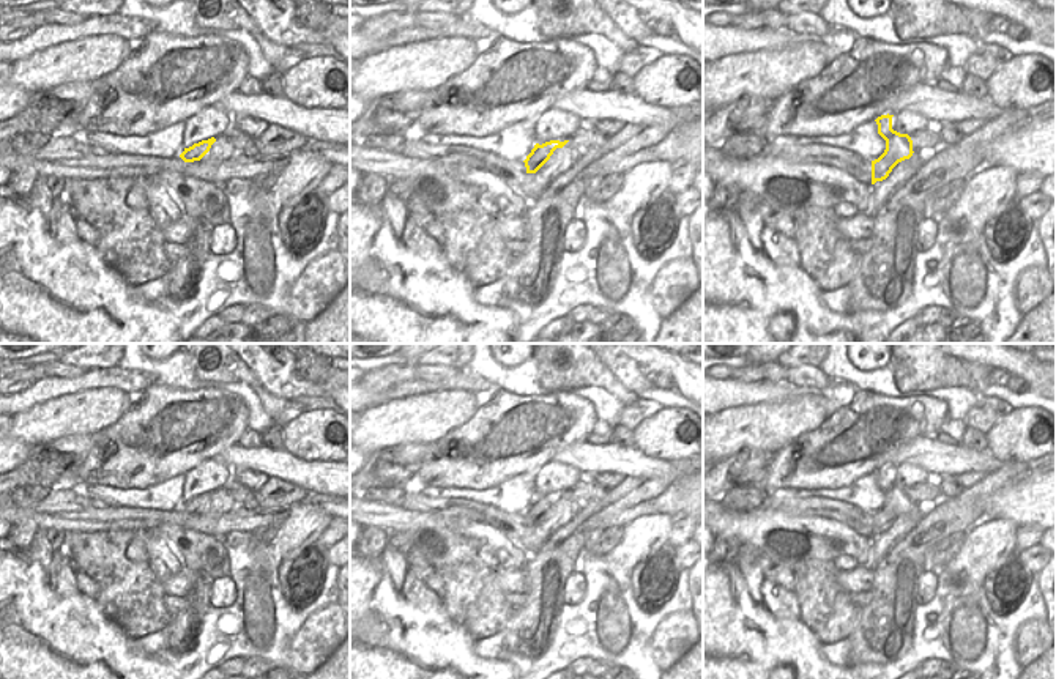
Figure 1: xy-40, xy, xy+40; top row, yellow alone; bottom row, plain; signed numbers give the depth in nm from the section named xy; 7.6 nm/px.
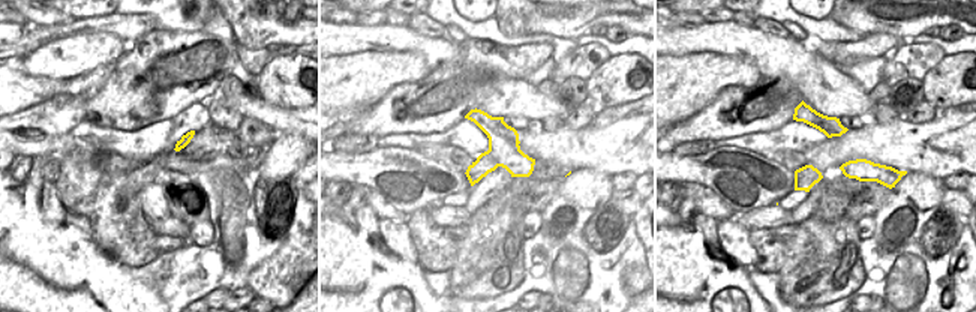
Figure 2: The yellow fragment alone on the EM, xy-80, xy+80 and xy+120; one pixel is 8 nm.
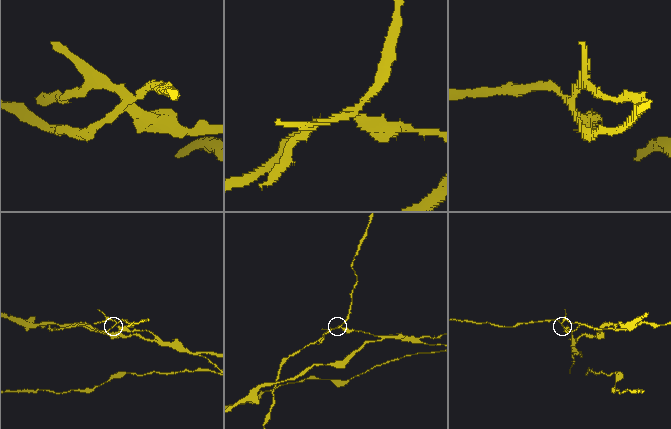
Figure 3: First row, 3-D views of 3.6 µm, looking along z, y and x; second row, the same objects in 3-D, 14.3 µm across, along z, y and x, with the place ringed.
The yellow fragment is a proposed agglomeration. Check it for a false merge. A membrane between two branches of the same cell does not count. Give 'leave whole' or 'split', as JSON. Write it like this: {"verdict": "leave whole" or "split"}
{"verdict": "split"}

